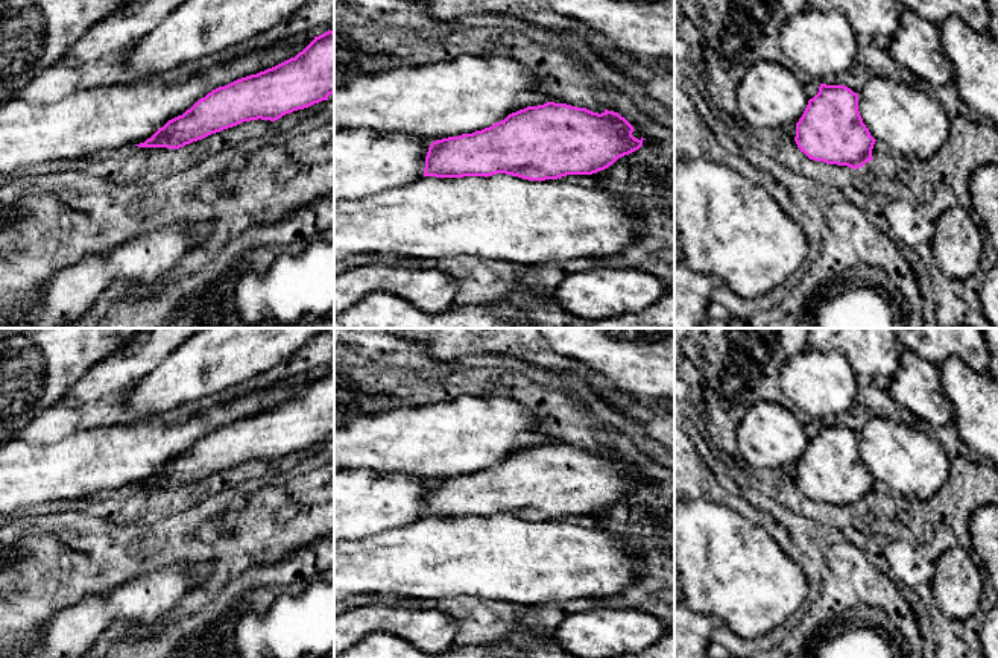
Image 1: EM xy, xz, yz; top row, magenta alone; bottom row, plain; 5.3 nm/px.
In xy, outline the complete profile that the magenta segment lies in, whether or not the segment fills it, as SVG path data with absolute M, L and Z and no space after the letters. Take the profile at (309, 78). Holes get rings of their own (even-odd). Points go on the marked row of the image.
M328 30L295 58L213 90L135 146L179 149L243 122L275 122L333 93L334 32Z

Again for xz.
M547 102L512 112L482 131L433 141L425 157L424 176L486 178L506 173L529 181L545 181L567 175L592 175L643 146L646 138L635 138L633 131L618 112L605 109L598 114L586 108Z

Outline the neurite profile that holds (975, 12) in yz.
M898 0L925 20L940 26L949 17L960 17L975 32L987 32L990 14L986 0Z

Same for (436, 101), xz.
M462 53L451 61L430 62L418 67L387 68L352 78L334 88L334 128L369 129L377 134L403 134L436 141L462 134L472 134L504 120L509 114L527 106L548 102L542 94L536 73L510 56L478 56Z

